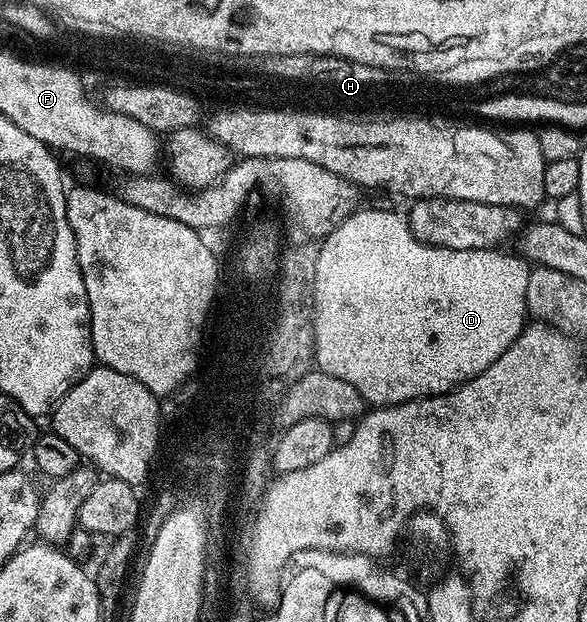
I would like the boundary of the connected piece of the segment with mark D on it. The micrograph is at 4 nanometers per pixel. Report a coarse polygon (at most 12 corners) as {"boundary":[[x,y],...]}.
{"boundary":[[362,207],[321,242],[314,361],[374,407],[488,371],[529,264]]}

